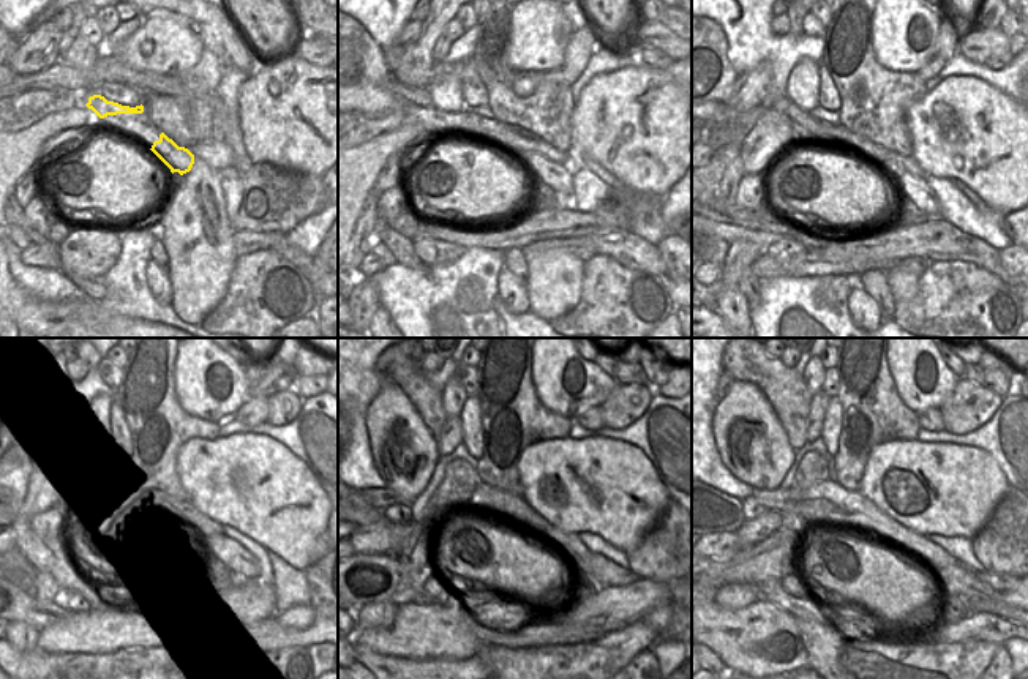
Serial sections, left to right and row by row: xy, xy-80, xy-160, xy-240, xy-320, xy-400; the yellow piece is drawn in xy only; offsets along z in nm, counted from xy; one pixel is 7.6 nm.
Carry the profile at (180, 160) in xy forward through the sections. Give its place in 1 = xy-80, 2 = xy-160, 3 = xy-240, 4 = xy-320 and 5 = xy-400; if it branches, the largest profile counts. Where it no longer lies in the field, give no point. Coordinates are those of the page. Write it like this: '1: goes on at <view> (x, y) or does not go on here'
1: goes on at xy-80 (558, 177)
2: goes on at xy-160 (918, 190)
3: goes on at xy-240 (231, 558)
4: goes on at xy-320 (604, 570)
5: goes on at xy-400 (1003, 583)

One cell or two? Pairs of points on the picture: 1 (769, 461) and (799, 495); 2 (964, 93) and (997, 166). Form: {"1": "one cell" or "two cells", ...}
{"1": "two cells", "2": "one cell"}

